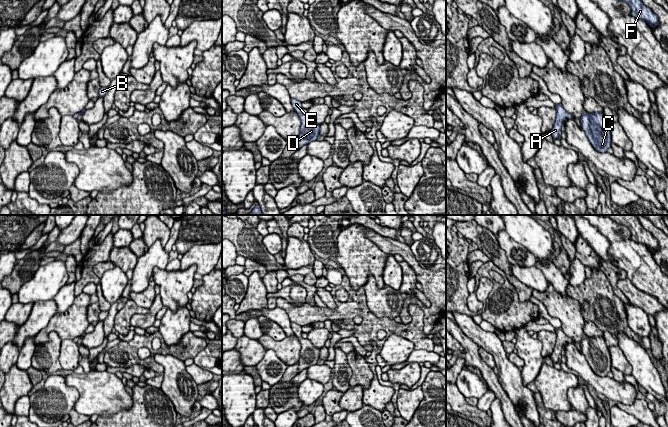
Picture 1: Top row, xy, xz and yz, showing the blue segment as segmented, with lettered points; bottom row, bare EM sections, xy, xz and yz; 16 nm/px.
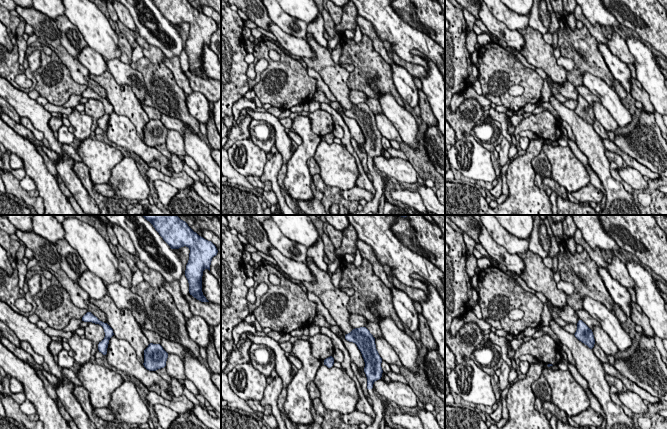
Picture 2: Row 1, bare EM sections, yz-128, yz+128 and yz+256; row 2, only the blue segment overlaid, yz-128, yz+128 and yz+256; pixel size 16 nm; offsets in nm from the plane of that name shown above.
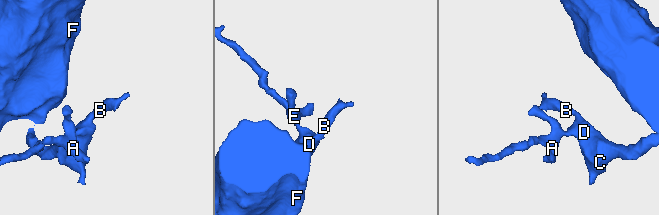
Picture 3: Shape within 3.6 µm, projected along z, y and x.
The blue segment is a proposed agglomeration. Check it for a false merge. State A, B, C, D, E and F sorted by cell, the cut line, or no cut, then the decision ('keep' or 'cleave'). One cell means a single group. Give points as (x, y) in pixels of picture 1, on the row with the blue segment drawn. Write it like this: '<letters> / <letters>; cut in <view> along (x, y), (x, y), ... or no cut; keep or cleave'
A B C D E F; no cut; keep

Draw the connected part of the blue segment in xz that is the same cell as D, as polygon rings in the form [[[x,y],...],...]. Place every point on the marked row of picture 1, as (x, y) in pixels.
[[[291,98],[290,101],[295,112],[299,114],[301,120],[298,136],[298,149],[300,149],[302,146],[308,145],[310,142],[317,140],[320,131],[320,125],[315,123],[307,114],[304,115],[301,113],[302,102],[294,98]]]

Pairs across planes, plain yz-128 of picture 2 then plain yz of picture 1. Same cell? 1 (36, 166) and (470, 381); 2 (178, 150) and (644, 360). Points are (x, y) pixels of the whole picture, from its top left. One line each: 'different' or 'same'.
1: different
2: different

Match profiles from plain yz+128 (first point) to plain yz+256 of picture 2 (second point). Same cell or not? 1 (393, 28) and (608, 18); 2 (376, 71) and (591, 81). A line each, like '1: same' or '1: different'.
1: same
2: different

